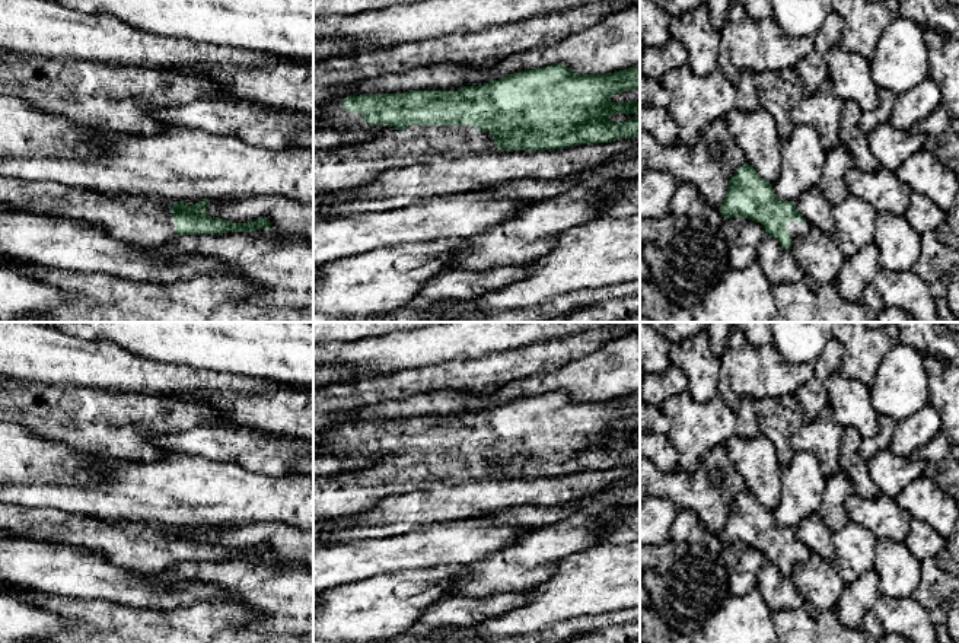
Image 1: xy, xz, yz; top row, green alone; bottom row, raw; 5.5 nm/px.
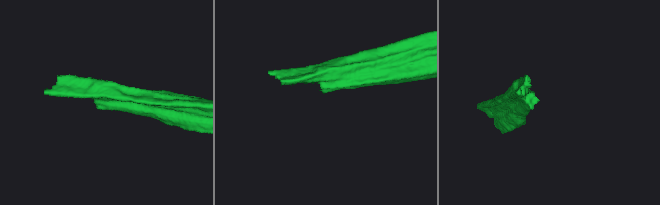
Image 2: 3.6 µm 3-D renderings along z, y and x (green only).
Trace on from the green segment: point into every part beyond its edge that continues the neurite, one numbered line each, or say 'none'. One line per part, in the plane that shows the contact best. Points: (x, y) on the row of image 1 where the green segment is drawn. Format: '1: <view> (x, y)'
1: xz (346, 166)

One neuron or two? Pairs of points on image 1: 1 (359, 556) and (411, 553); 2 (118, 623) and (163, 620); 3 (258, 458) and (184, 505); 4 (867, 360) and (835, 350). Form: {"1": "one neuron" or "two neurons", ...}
{"1": "one neuron", "2": "one neuron", "3": "two neurons", "4": "two neurons"}

